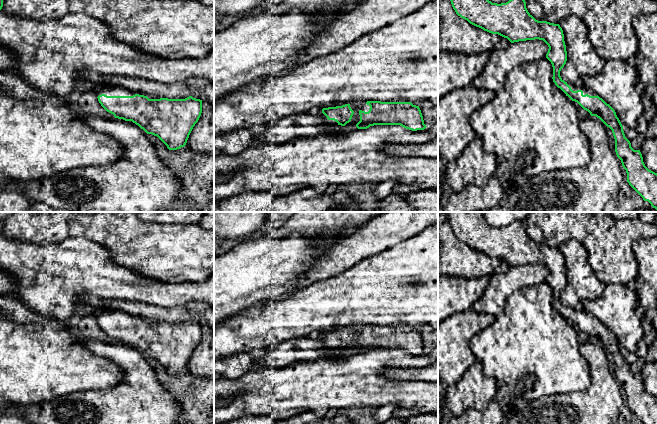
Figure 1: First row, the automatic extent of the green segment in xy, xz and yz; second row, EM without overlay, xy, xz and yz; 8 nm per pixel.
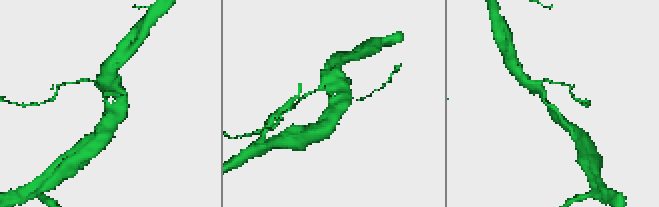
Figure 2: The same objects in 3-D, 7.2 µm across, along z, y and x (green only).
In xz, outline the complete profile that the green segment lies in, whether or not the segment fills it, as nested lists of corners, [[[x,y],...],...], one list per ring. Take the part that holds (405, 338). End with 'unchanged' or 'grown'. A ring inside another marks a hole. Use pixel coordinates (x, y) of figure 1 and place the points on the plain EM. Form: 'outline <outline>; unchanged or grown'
outline [[[367,325],[345,328],[323,332],[320,340],[331,352],[327,358],[335,360],[374,349],[400,349],[412,355],[427,351],[419,330],[411,326]]]; grown

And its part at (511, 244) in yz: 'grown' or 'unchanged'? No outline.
grown

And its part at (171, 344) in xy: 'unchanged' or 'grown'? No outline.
grown

